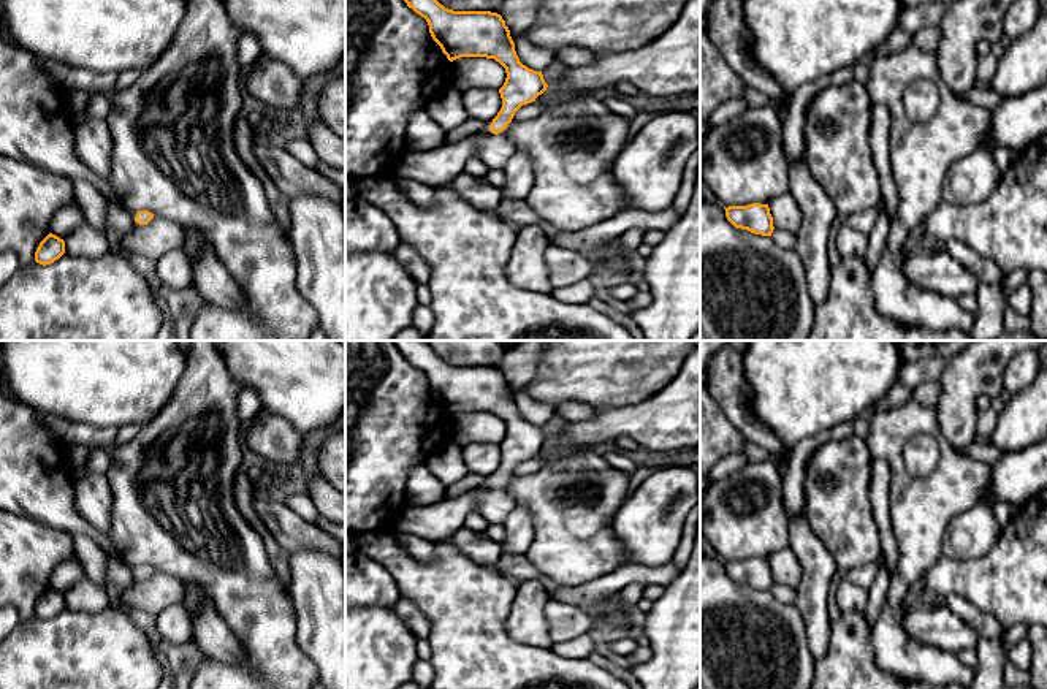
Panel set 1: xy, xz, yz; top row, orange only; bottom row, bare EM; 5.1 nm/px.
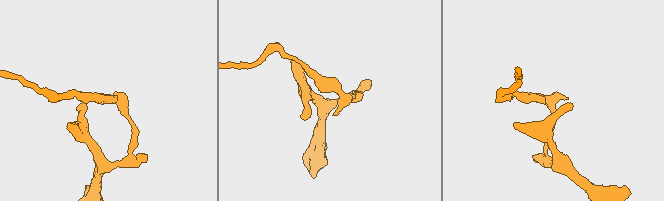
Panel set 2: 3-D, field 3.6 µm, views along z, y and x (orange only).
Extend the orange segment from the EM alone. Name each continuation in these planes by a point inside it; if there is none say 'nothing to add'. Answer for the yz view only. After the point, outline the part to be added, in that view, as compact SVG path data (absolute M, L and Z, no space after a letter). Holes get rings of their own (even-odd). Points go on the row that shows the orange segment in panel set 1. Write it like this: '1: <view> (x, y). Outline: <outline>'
nothing to add

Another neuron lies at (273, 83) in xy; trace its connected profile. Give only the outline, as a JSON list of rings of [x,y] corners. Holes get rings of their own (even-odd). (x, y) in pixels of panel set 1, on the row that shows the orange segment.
[[[260,54],[247,79],[247,89],[269,109],[301,108],[303,81],[282,62]]]

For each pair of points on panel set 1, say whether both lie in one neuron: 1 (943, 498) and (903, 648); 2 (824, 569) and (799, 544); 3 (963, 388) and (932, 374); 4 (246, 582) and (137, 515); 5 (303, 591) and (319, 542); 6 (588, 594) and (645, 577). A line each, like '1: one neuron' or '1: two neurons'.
1: one neuron
2: one neuron
3: two neurons
4: one neuron
5: two neurons
6: one neuron

